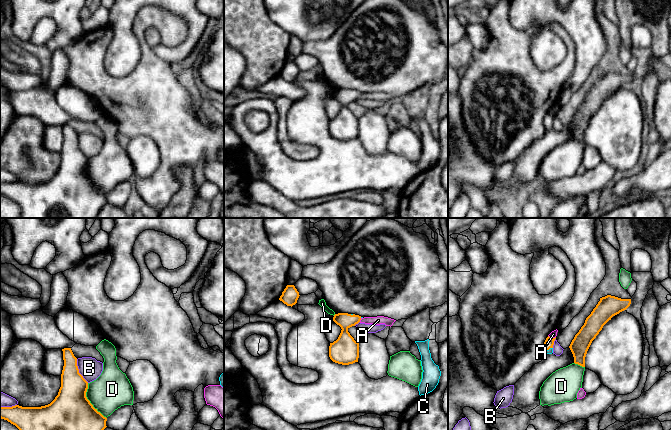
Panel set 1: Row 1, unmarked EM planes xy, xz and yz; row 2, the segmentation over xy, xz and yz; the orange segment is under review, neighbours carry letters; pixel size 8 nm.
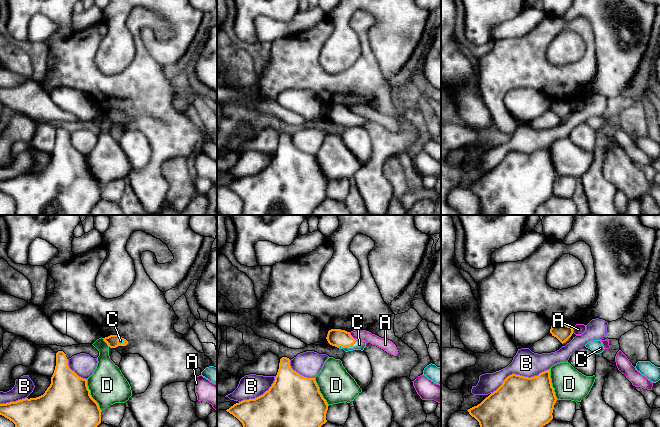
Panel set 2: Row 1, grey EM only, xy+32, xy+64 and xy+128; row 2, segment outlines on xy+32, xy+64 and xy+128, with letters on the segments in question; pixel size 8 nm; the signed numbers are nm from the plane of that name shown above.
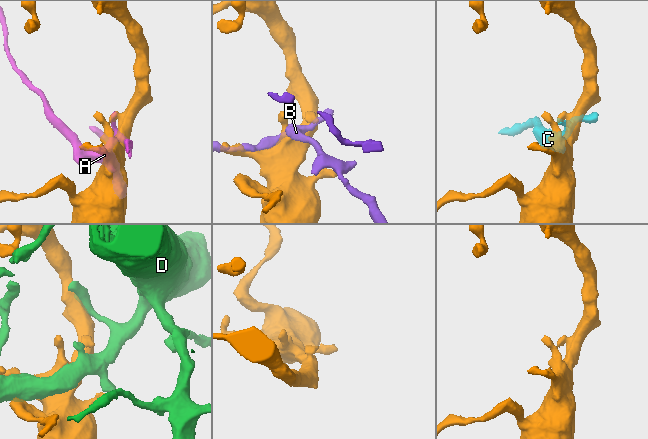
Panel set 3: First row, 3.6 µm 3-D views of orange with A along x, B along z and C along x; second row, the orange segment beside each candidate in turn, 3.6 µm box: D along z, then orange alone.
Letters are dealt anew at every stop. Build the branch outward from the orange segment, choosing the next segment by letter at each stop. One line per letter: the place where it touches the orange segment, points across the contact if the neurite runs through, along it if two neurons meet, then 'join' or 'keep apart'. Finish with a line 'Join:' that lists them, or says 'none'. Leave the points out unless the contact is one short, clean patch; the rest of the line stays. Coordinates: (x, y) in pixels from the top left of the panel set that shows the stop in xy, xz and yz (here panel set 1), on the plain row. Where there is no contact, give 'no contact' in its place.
A: xz (360, 95) | keep apart
B: xy (78, 147) | keep apart
C: yz (548, 125) | across yz (549, 118), (548, 125), (550, 127) | join
D: xy (89, 177) | keep apart
Join: C

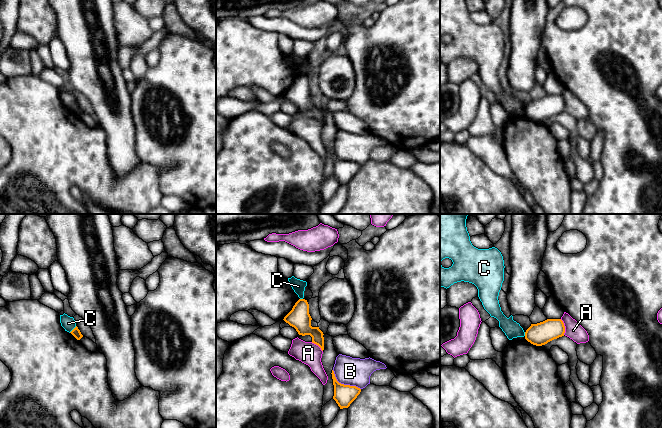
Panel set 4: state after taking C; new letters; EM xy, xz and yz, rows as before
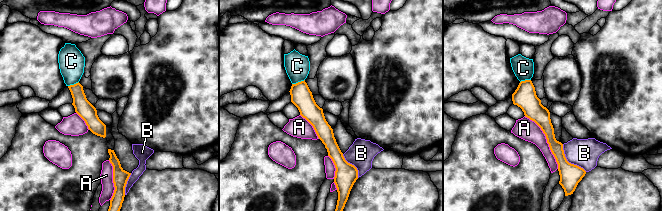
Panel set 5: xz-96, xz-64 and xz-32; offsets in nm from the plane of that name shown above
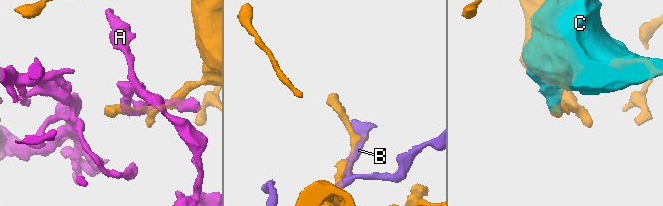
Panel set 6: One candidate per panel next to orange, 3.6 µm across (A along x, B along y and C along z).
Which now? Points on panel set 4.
A: yz (564, 103) | keep apart
B: xz (343, 160) | keep apart
C: xy (73, 105) | along xy (76, 102), (69, 108) | keep apart
Join: none

